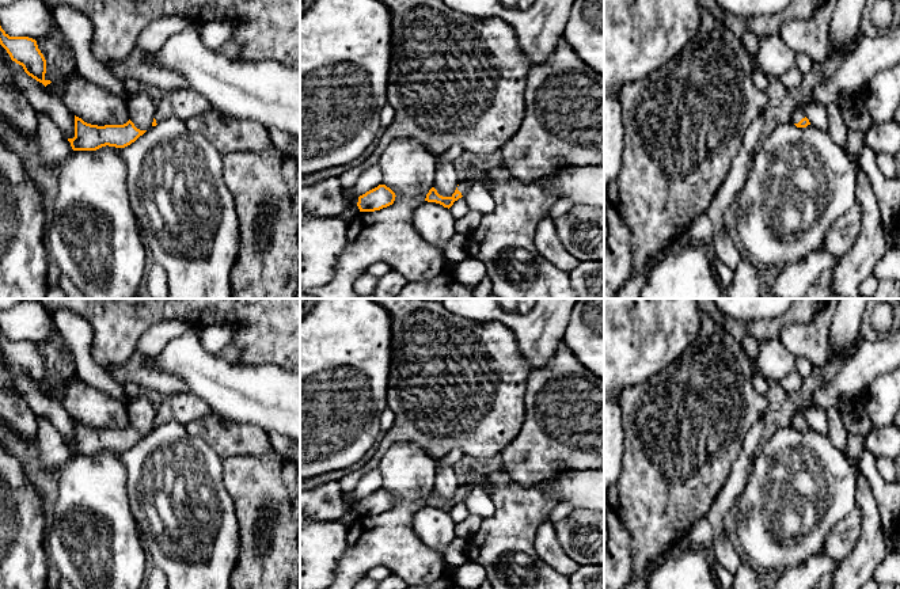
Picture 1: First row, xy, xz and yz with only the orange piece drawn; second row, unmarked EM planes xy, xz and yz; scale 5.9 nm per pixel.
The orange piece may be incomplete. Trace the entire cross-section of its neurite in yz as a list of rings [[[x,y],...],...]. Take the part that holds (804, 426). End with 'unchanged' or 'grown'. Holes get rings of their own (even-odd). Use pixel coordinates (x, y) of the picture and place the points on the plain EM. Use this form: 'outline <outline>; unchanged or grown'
outline [[[795,408],[793,415],[791,415],[791,425],[797,432],[806,432],[810,429],[809,423],[806,422],[805,414]]]; grown

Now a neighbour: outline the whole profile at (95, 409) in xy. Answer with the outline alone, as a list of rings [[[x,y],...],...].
[[[79,377],[68,385],[62,406],[73,419],[91,429],[124,429],[129,425],[128,407]]]

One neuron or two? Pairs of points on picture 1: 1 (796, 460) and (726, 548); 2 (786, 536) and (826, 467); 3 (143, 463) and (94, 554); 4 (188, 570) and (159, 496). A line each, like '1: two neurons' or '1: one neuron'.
1: two neurons
2: one neuron
3: two neurons
4: one neuron

